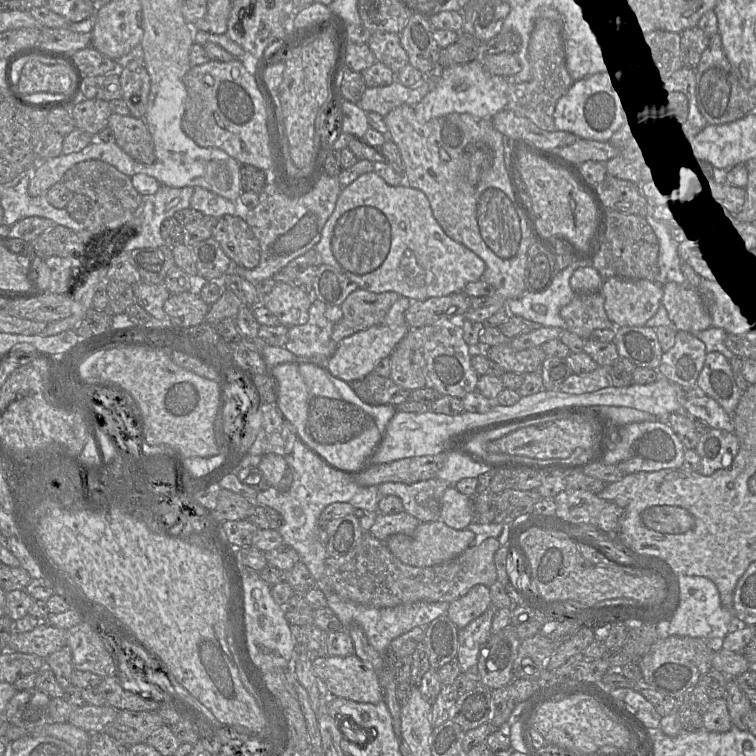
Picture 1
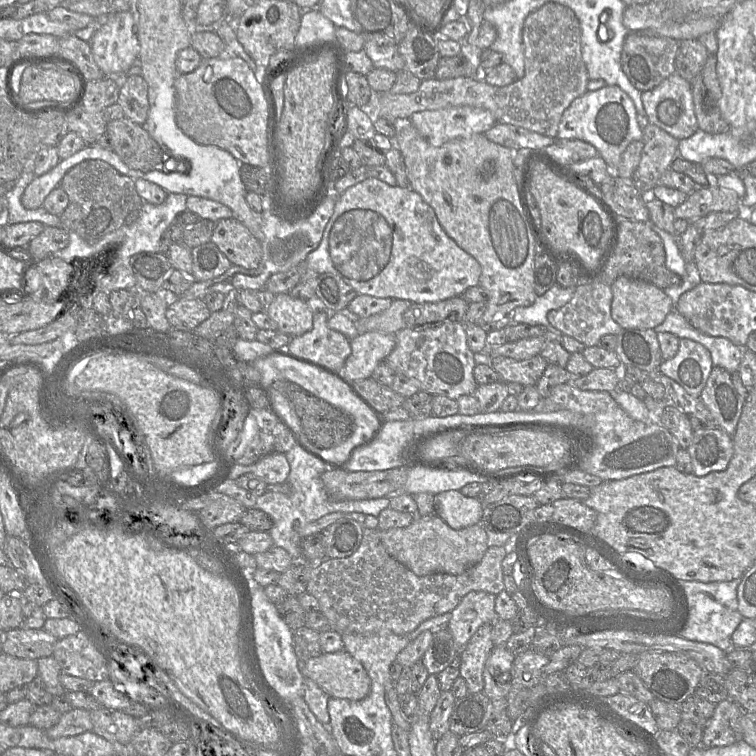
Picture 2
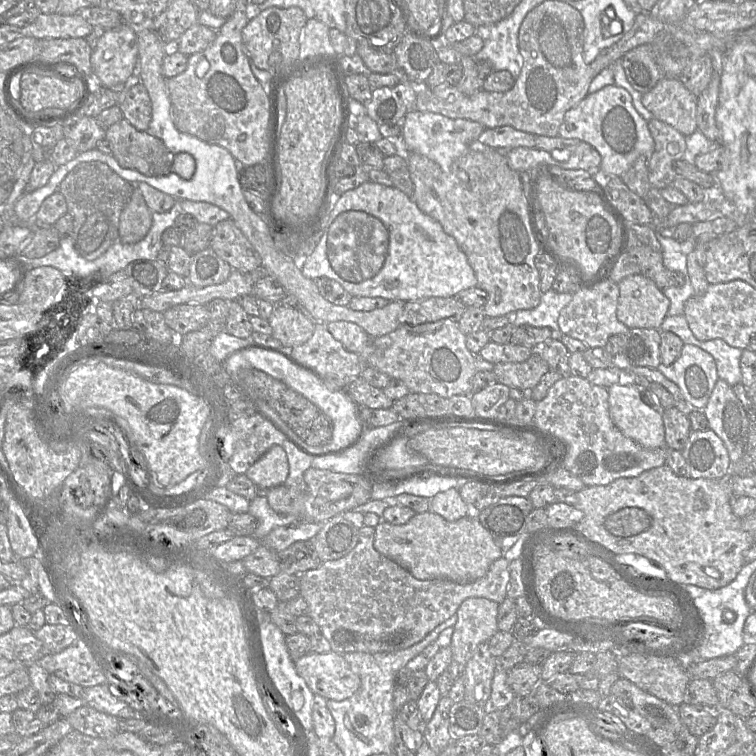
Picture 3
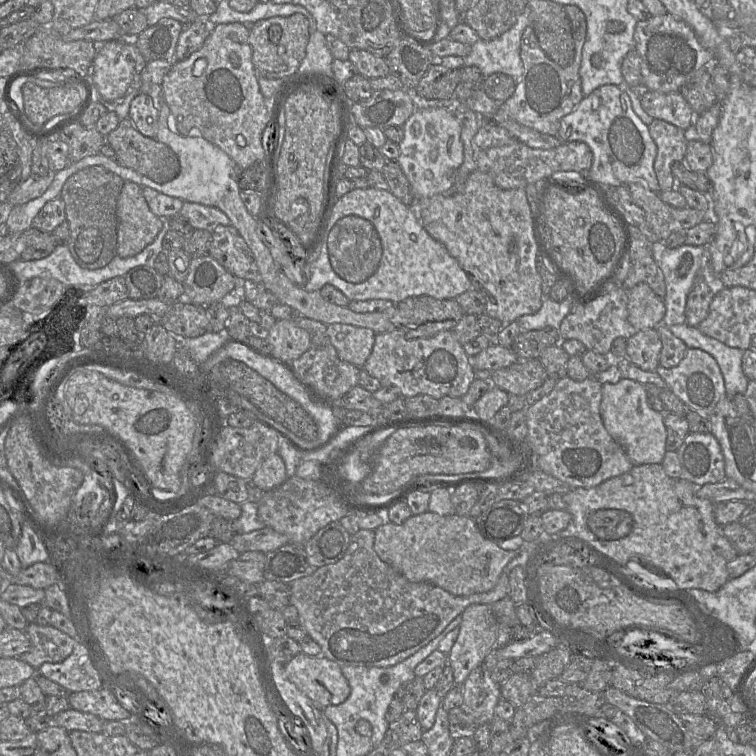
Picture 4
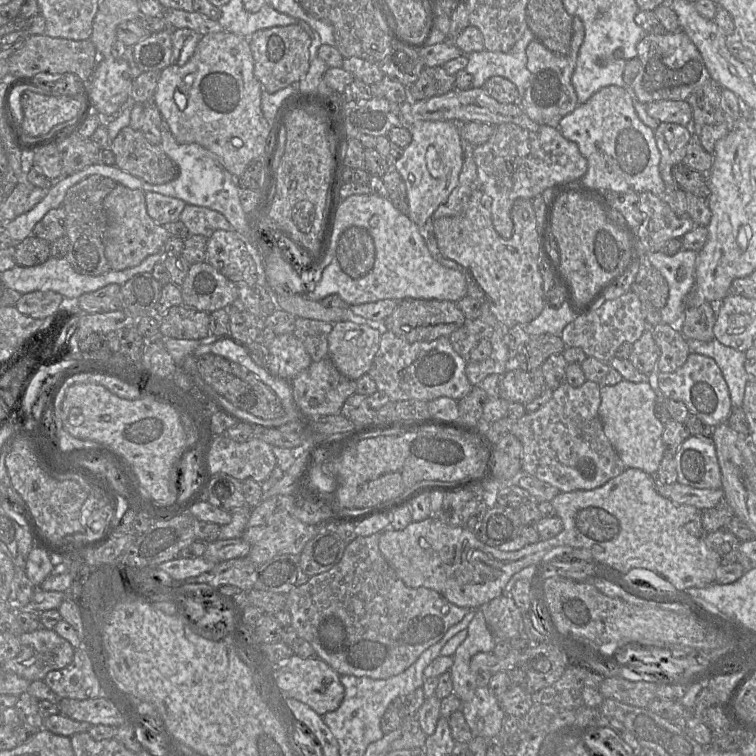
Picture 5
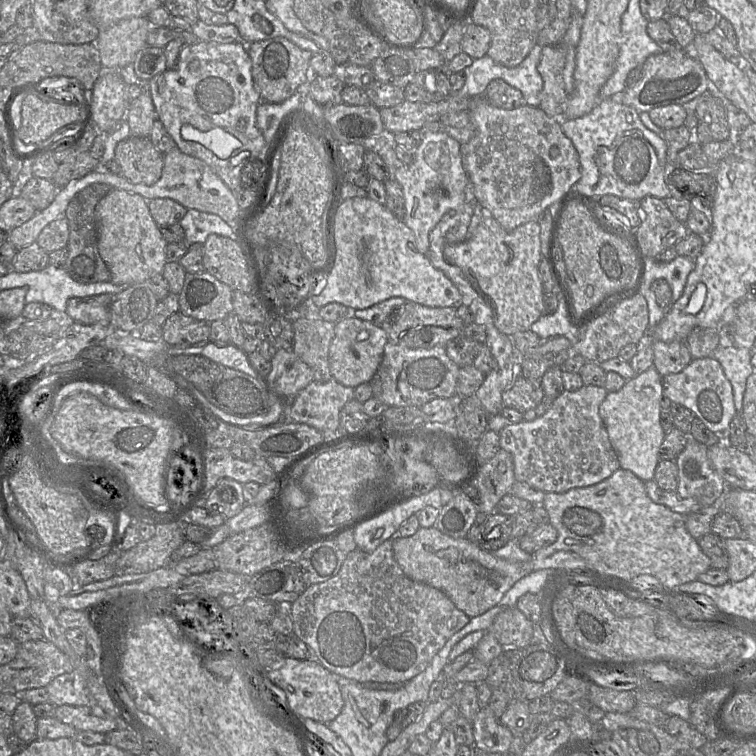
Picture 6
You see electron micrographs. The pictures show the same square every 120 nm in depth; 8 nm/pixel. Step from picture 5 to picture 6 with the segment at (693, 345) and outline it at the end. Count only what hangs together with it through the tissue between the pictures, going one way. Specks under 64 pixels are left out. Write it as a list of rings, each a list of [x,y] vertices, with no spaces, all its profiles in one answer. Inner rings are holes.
[[[718,346],[712,353],[712,358],[721,364],[726,378],[731,383],[735,409],[740,414],[743,407],[746,382],[748,377],[754,372],[751,364],[753,350],[735,346]]]

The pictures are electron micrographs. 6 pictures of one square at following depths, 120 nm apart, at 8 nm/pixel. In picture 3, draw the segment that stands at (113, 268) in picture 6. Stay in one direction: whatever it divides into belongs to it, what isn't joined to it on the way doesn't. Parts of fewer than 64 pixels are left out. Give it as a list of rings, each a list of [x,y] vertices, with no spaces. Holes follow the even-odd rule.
[[[136,187],[121,211],[118,223],[118,240],[125,244],[134,244],[142,240],[152,224],[152,212]]]

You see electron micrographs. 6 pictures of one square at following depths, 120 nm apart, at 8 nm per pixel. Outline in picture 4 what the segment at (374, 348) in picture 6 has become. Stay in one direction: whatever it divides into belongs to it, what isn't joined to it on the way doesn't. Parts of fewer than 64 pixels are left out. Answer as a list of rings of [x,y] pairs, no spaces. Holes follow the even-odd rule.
[[[334,323],[327,326],[327,336],[341,360],[362,369],[371,354],[376,334],[369,328]]]

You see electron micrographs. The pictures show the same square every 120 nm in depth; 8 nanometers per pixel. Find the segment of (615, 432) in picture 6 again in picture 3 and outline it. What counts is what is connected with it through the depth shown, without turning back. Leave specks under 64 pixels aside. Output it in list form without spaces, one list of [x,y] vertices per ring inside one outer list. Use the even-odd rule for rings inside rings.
[[[614,384],[607,390],[610,418],[623,435],[647,449],[666,446],[661,410],[646,405],[638,388]]]

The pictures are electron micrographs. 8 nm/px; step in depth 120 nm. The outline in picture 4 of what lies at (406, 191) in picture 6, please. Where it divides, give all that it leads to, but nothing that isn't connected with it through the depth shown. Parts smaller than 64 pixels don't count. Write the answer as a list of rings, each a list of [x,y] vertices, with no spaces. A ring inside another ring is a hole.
[[[419,102],[414,113],[404,123],[404,137],[398,144],[400,155],[396,161],[407,177],[416,200],[451,191],[464,159],[461,129],[460,120],[450,108],[426,106]],[[414,123],[420,125],[419,136],[414,135]]]

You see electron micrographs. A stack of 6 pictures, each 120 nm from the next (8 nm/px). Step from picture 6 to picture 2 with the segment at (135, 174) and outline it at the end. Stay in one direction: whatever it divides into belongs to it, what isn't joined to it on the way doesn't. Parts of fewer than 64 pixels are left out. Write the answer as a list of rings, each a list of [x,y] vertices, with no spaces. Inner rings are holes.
[[[124,117],[109,121],[106,134],[111,141],[111,149],[129,168],[141,172],[167,171],[166,152],[149,135],[144,125]]]

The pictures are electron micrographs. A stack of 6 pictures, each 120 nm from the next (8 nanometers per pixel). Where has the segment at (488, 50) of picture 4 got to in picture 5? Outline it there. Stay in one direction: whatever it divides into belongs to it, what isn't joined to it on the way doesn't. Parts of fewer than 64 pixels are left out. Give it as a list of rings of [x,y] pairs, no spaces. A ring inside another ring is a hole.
[[[527,28],[521,39],[507,53],[484,49],[468,54],[465,71],[473,77],[472,87],[481,88],[489,78],[501,76],[517,87],[520,97],[524,95],[531,77],[527,69],[526,48],[534,39],[533,32]]]

